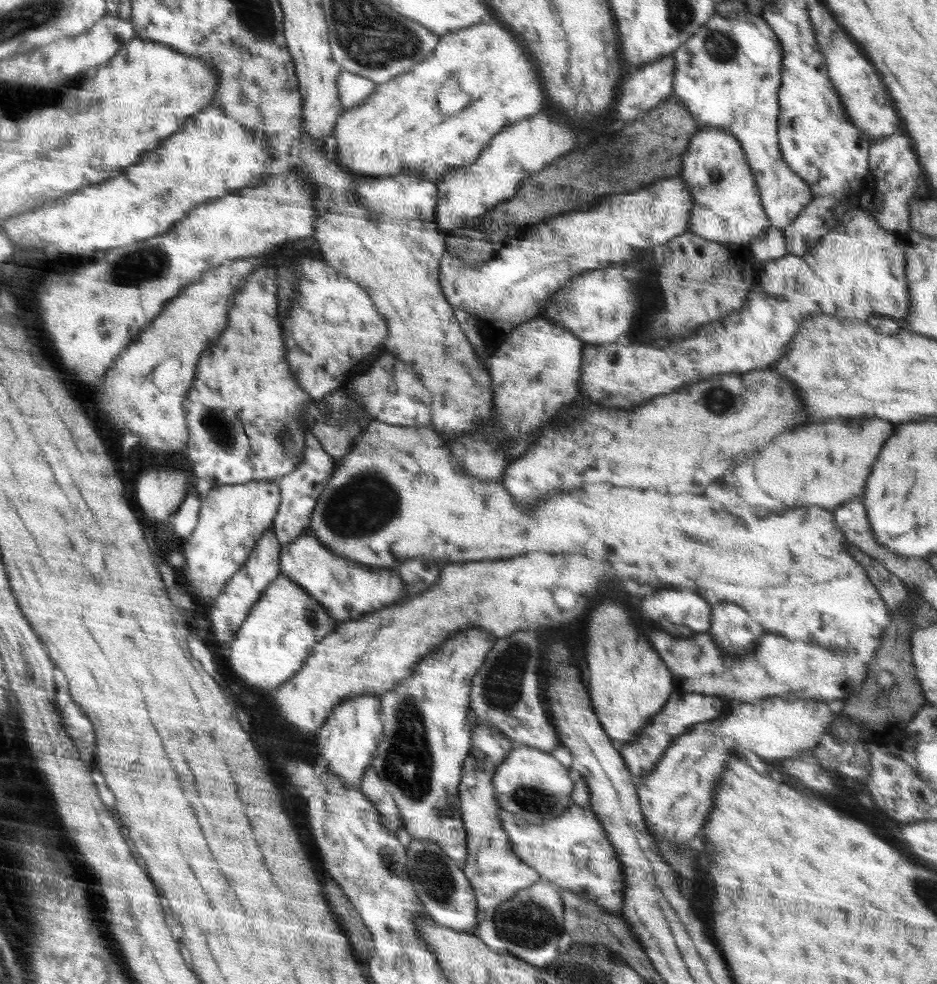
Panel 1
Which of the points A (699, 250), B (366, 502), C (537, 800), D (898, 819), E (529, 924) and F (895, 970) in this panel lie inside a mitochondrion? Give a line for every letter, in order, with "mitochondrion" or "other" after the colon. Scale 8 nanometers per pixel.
A: other
B: mitochondrion
C: mitochondrion
D: other
E: mitochondrion
F: other

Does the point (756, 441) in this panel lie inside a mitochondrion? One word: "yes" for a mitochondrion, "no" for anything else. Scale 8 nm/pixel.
no

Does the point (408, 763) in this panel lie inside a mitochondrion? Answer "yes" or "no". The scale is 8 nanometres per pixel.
yes

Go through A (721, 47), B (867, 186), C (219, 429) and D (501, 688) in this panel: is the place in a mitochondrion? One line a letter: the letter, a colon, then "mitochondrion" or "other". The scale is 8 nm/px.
A: mitochondrion
B: other
C: mitochondrion
D: mitochondrion

